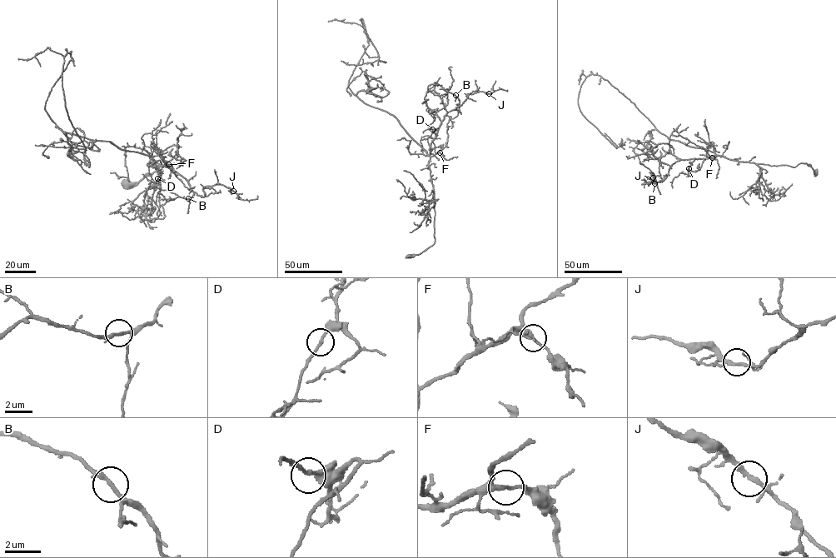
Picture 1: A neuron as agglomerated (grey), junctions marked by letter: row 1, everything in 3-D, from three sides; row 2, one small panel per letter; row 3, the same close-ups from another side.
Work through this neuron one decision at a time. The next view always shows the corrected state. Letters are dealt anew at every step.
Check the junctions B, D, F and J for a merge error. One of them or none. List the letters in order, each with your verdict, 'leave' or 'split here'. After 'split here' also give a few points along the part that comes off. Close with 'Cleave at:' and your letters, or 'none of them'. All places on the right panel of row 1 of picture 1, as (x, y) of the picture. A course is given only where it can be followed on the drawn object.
B: leave
D: leave
F: leave
J: leave
Cleave at: none of them

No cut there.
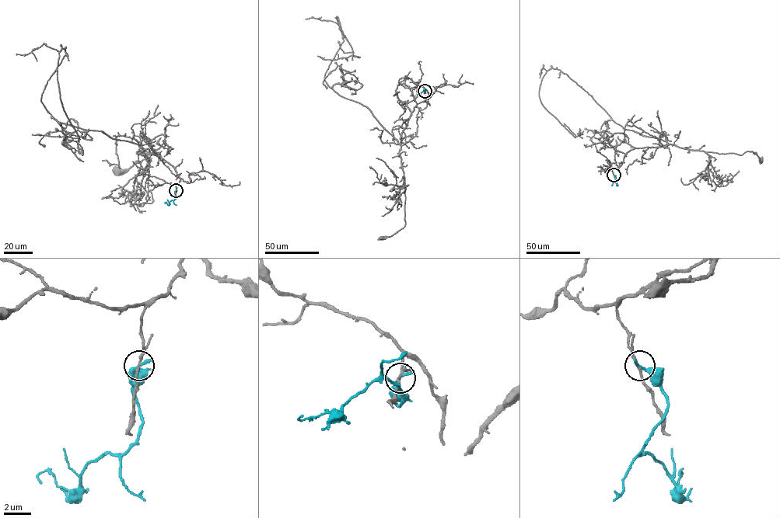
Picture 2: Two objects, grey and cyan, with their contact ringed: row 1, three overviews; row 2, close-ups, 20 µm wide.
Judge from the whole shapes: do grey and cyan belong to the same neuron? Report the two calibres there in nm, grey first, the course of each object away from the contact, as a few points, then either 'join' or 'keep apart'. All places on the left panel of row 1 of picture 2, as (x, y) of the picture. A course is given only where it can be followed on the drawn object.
170/280 nm | grey via (176, 190), (180, 178), (176, 170), (143, 148), (148, 164), (143, 159), (117, 170) | cyan via (176, 190), (176, 197), (169, 203), (165, 203) | keep apart

